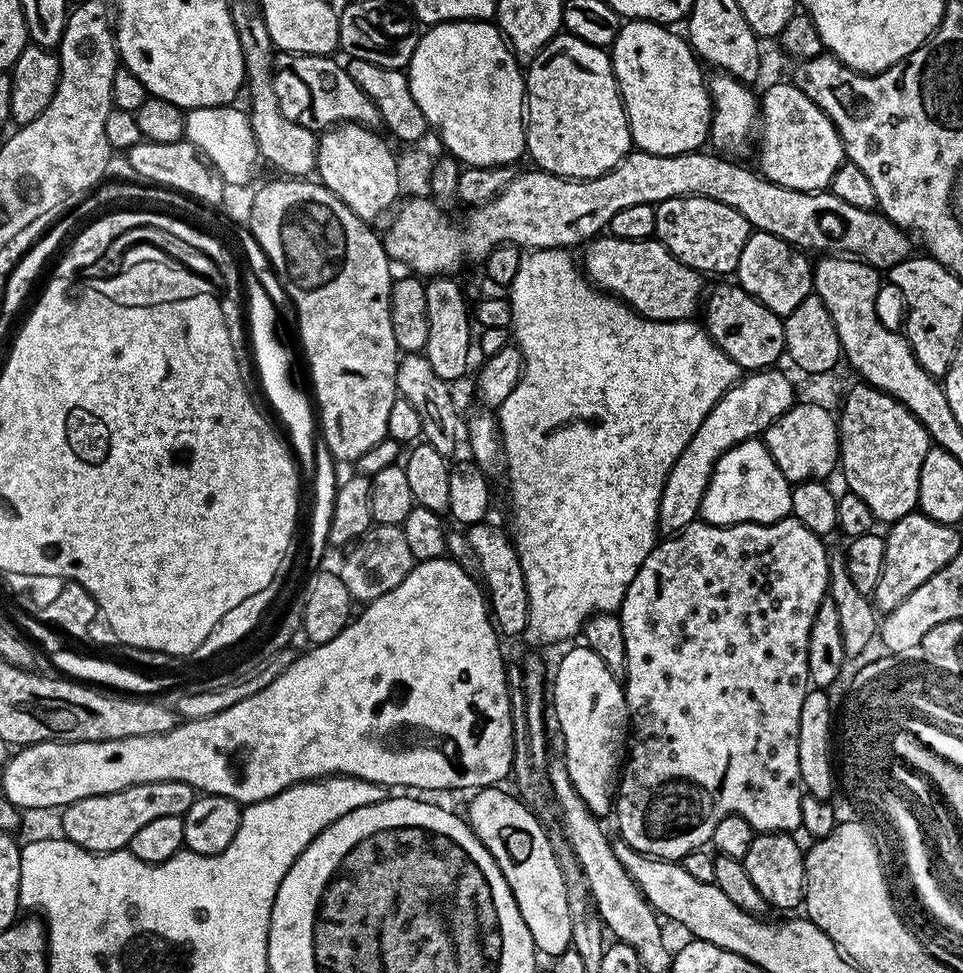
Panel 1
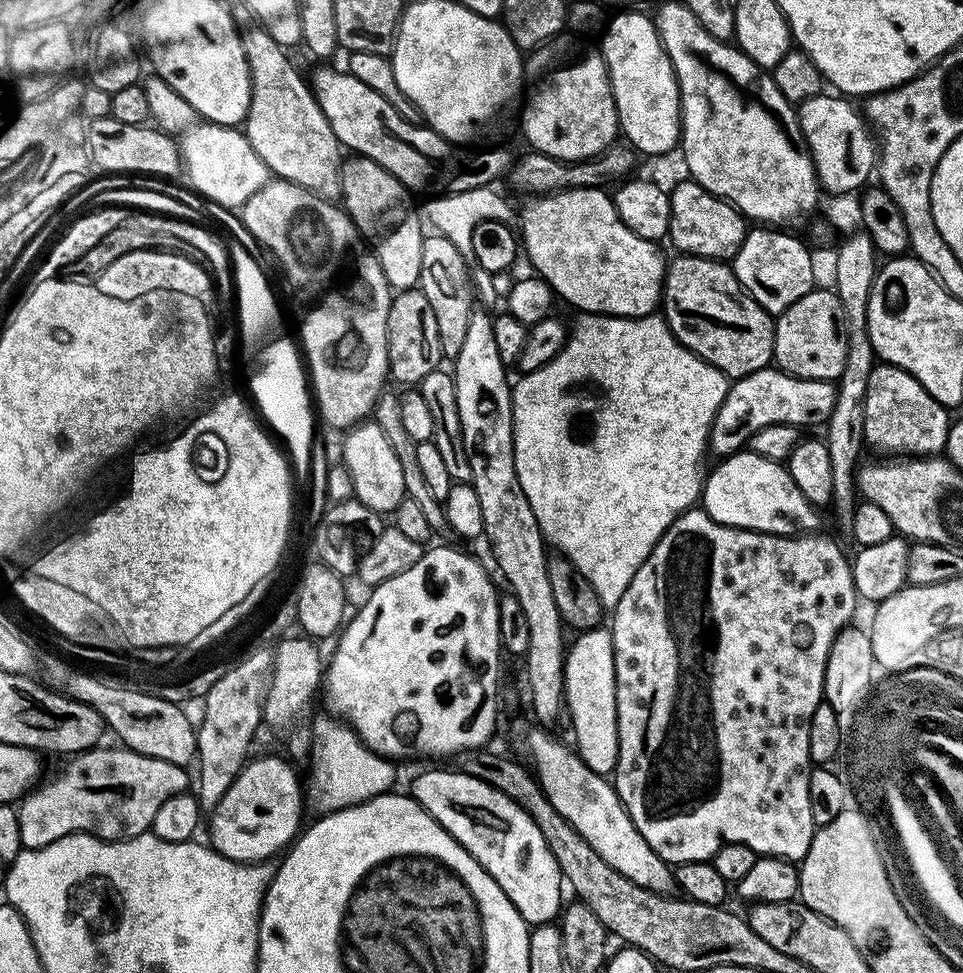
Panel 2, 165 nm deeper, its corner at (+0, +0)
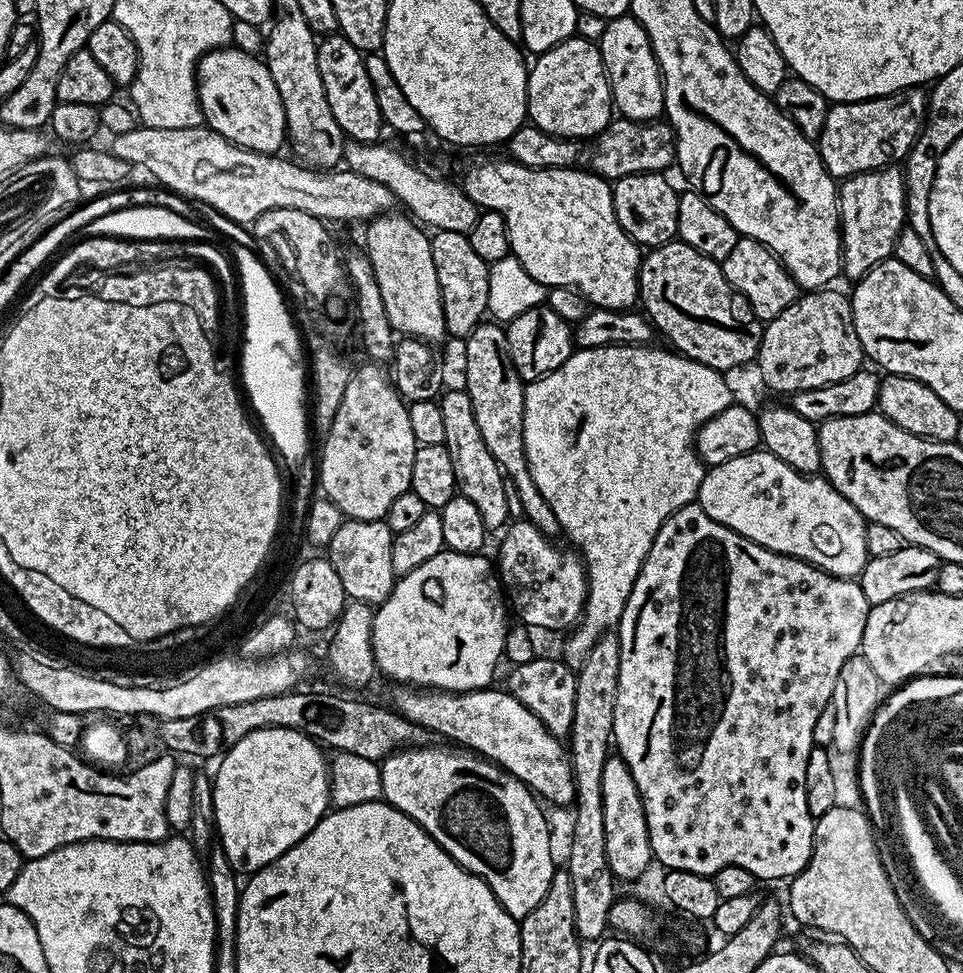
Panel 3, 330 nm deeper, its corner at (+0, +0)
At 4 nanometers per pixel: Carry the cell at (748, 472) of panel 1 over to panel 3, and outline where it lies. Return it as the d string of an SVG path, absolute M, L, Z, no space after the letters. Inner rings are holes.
M757 450L745 456L730 458L730 462L711 465L700 484L698 503L706 515L714 518L714 522L742 534L750 542L781 552L784 556L805 560L807 564L813 564L832 576L859 577L870 559L864 533L866 521L860 511L827 479L816 474L804 476L767 450Z

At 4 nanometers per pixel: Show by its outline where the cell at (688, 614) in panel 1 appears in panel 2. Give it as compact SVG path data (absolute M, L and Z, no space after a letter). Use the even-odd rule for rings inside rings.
M689 510L676 519L674 526L662 534L658 546L638 566L638 574L626 586L626 594L622 594L622 602L618 602L610 612L610 639L614 650L614 666L616 667L616 709L618 710L618 726L620 727L620 756L616 759L616 767L612 770L610 777L610 787L612 793L616 795L616 801L620 804L622 814L634 826L638 838L658 854L666 863L673 866L682 862L698 862L699 860L711 860L714 850L722 846L722 842L737 840L738 842L748 842L754 846L757 852L773 852L776 855L791 856L799 858L804 855L808 848L808 843L812 841L813 826L810 822L810 810L806 810L806 778L809 774L808 759L806 758L806 730L810 723L810 710L822 697L820 695L820 683L822 682L822 658L826 658L826 646L830 642L830 634L849 615L848 612L848 592L850 596L850 576L846 571L846 566L834 546L831 535L827 531L801 530L798 532L767 532L761 528L727 528L718 522L714 522L707 511L695 512Z

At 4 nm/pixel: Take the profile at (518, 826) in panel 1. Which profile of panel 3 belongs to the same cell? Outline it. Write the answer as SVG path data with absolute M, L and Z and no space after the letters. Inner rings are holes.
M432 746L427 748L409 748L396 752L393 756L388 756L384 759L380 764L383 799L395 806L402 814L406 814L414 822L418 822L418 826L425 828L434 838L434 842L438 842L438 846L442 846L442 850L449 852L467 872L473 872L475 876L486 881L502 907L519 922L523 920L526 914L530 914L530 910L534 910L534 906L538 906L538 902L542 902L542 898L546 898L546 890L550 890L550 882L552 881L552 873L554 871L550 860L547 822L541 801L537 799L528 785L523 784L518 778L514 778L510 773L504 771L500 765L492 763L491 760L478 758L477 753L471 750L435 752L436 750Z

